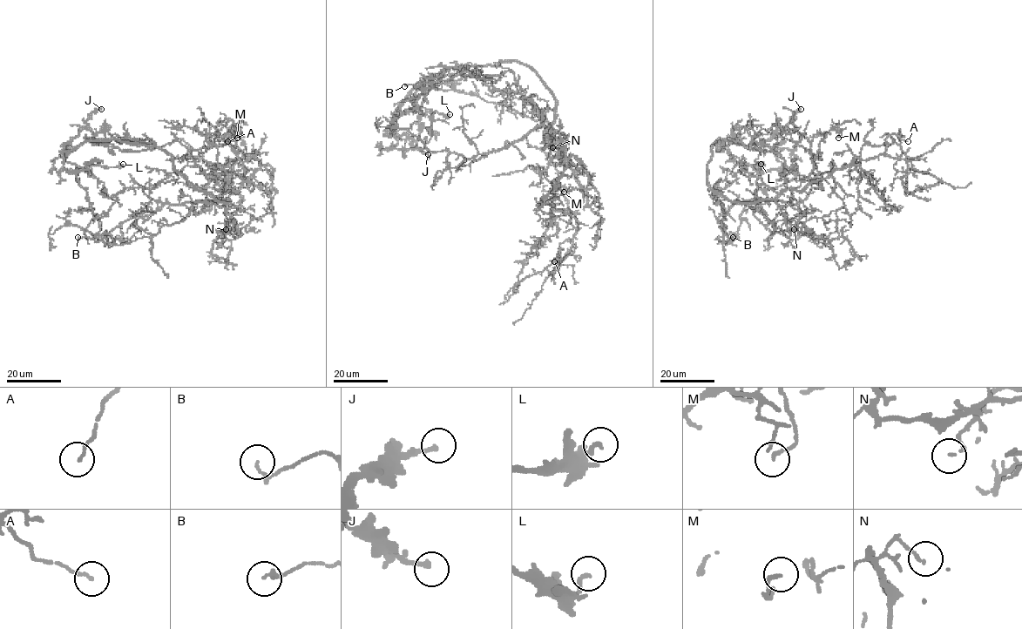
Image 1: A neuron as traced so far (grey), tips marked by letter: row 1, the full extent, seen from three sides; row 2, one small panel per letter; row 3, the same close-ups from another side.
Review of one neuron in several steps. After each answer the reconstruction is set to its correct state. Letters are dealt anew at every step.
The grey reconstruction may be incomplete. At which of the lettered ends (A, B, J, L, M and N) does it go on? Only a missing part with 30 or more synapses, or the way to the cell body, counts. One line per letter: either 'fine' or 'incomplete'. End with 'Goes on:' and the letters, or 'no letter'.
A: fine
B: fine
J: fine
L: fine
M: fine
N: fine
Goes on: no letter

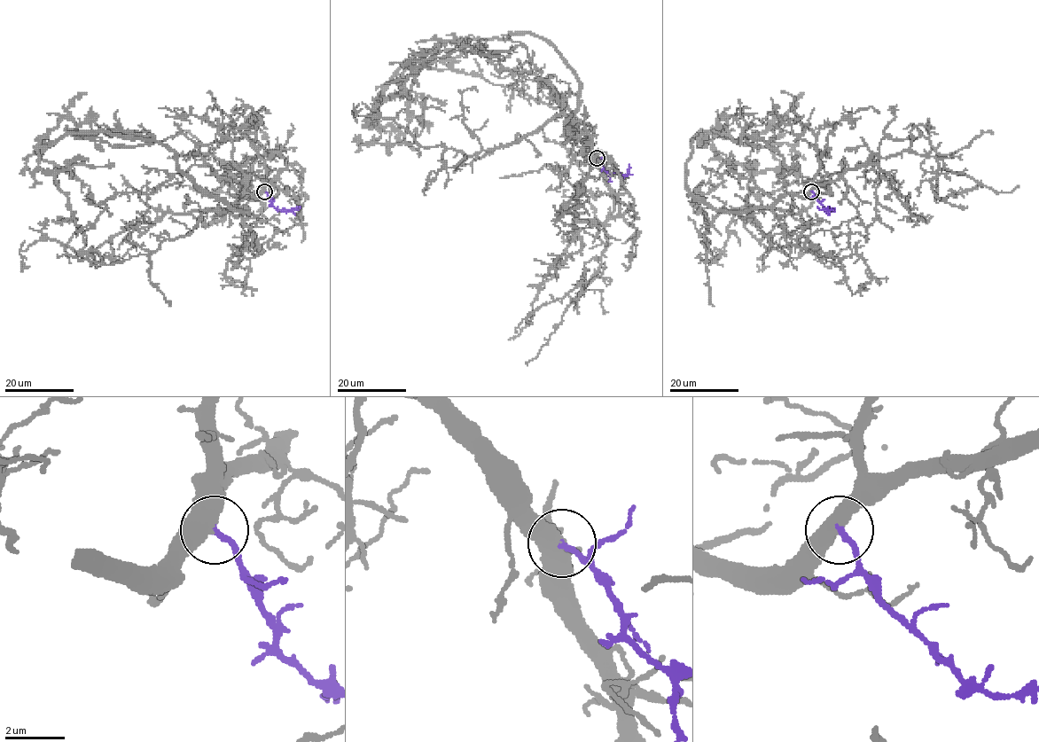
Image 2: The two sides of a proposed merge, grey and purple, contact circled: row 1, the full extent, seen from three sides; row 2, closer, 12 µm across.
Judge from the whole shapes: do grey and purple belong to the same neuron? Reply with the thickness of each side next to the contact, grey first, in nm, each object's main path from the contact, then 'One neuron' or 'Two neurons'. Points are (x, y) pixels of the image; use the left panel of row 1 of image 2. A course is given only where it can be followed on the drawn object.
Thickness 500 nm (grey) against 190 nm. Course of grey: (264, 191), (236, 211), (161, 144), (66, 134), (37, 150), (38, 167), (67, 196), (82, 250), (97, 251). Course of purple: (264, 191), (271, 204), (277, 209), (293, 210), (296, 206). One neuron

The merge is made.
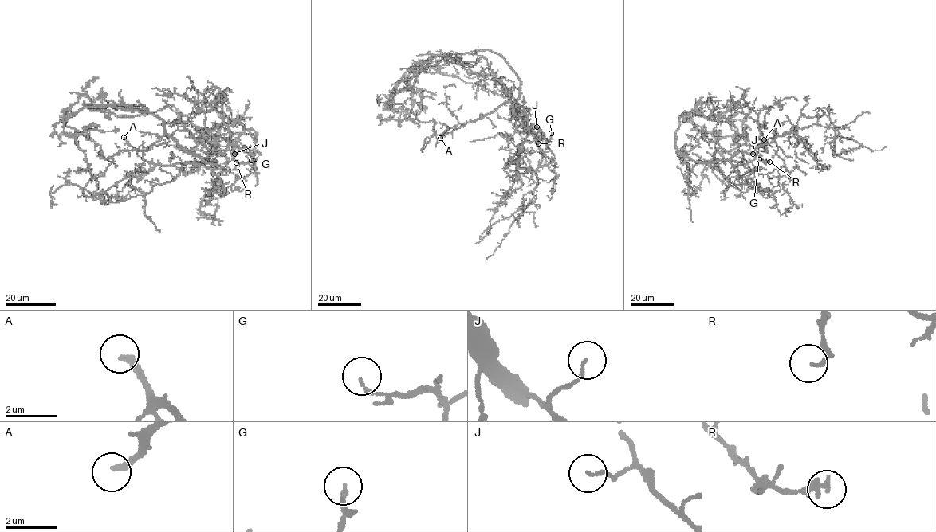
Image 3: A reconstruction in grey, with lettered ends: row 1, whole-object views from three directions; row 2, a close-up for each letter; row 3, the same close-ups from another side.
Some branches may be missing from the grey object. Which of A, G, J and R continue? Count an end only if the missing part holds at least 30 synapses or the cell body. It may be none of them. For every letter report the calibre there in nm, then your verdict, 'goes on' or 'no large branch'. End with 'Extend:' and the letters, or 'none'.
A: calibre 240 nm; goes on
G: calibre 130 nm; no large branch
J: calibre 110 nm; no large branch
R: calibre 170 nm; no large branch
Extend: A

